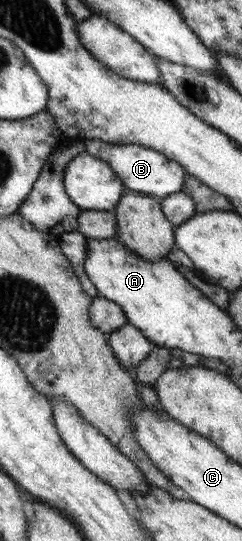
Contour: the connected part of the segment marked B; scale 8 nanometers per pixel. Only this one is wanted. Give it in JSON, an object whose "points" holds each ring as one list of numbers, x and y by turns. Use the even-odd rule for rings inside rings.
{"points":[[87,138,83,143,87,153,112,166,127,191,147,194,149,197,162,200,164,197,183,191,186,187,188,172,184,166,180,162,173,161,172,158,165,157,157,150,135,144,114,144,101,139]]}

